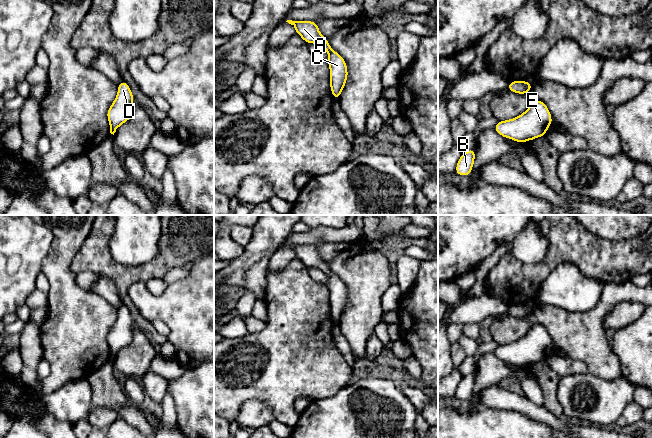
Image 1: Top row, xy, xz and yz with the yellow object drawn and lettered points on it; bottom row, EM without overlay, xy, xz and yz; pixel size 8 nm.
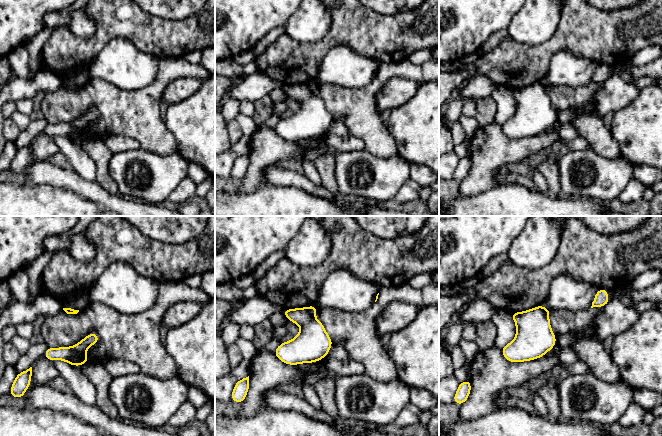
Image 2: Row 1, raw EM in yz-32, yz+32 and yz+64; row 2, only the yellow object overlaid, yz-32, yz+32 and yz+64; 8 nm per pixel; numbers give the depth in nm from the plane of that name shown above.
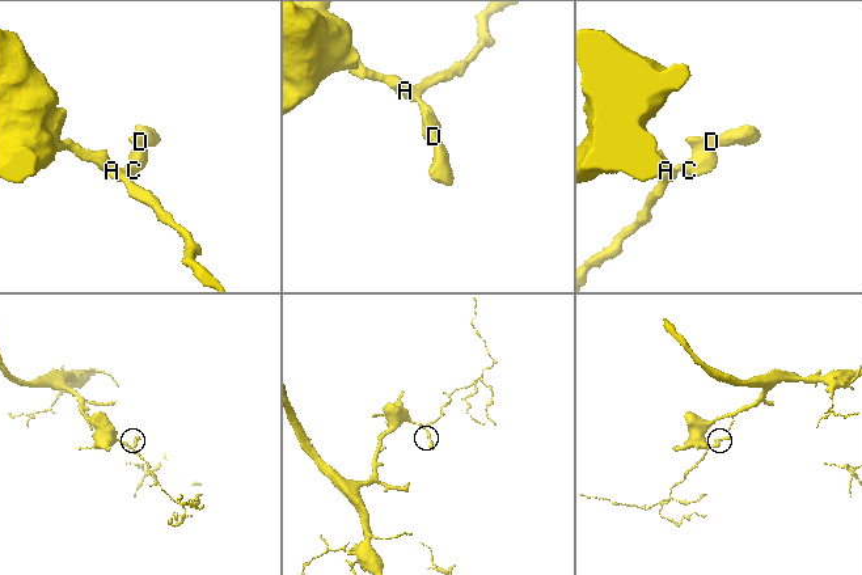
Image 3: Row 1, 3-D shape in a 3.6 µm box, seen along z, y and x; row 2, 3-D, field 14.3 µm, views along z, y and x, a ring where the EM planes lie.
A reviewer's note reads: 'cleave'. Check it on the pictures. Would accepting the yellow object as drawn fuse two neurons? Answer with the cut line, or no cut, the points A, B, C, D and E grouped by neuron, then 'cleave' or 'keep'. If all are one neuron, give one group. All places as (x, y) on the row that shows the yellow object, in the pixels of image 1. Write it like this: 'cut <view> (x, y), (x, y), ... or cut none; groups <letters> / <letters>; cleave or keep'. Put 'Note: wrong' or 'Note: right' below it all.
cut none; groups A B C D E; keep
Note: wrong

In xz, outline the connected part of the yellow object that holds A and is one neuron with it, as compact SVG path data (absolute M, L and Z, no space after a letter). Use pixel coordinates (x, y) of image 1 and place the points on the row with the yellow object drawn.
M292 20L286 22L295 27L296 34L300 35L304 42L318 44L328 53L330 89L334 99L338 100L348 78L347 64L344 58L331 48L329 41L320 33L317 22Z

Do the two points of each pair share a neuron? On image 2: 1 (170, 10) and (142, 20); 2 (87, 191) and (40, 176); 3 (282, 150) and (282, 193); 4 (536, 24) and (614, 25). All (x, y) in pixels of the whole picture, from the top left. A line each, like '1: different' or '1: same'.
1: different
2: same
3: different
4: different

